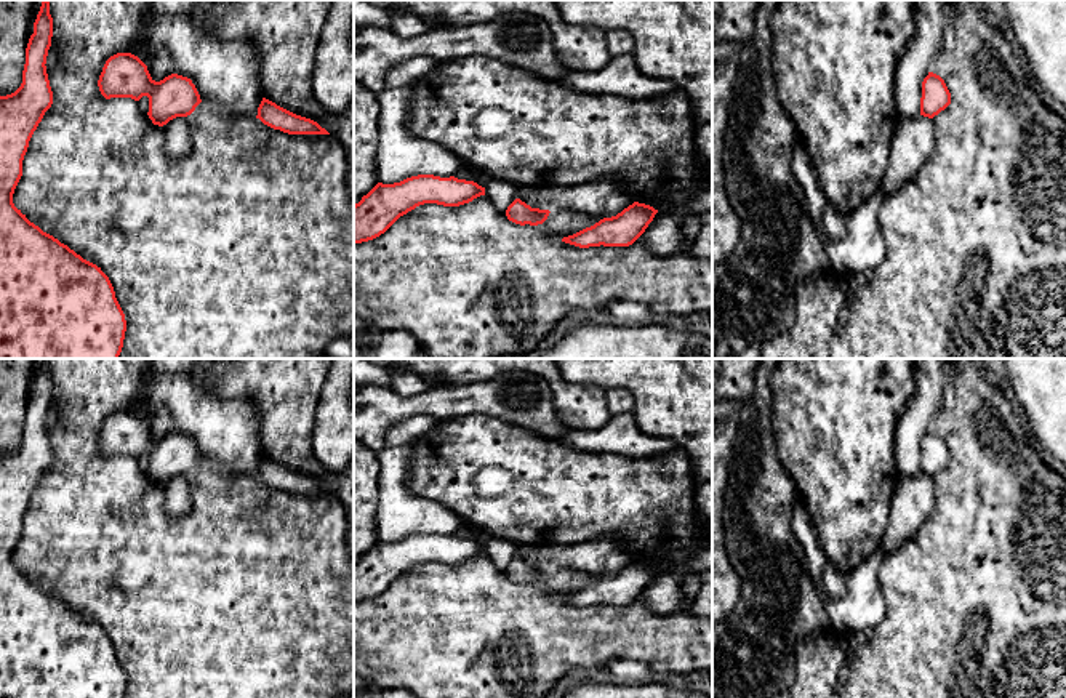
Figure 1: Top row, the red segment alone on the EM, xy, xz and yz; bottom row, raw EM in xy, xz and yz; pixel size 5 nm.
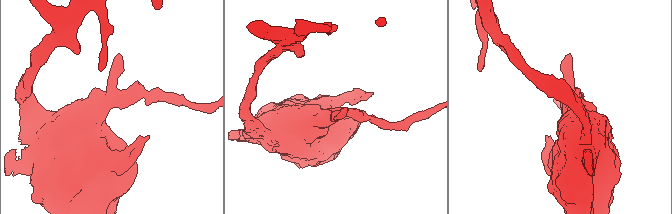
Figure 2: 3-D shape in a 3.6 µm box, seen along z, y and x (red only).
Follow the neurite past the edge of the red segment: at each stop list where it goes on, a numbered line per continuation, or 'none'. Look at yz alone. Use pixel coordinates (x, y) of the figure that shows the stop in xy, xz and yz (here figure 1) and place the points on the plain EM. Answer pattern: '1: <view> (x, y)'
none

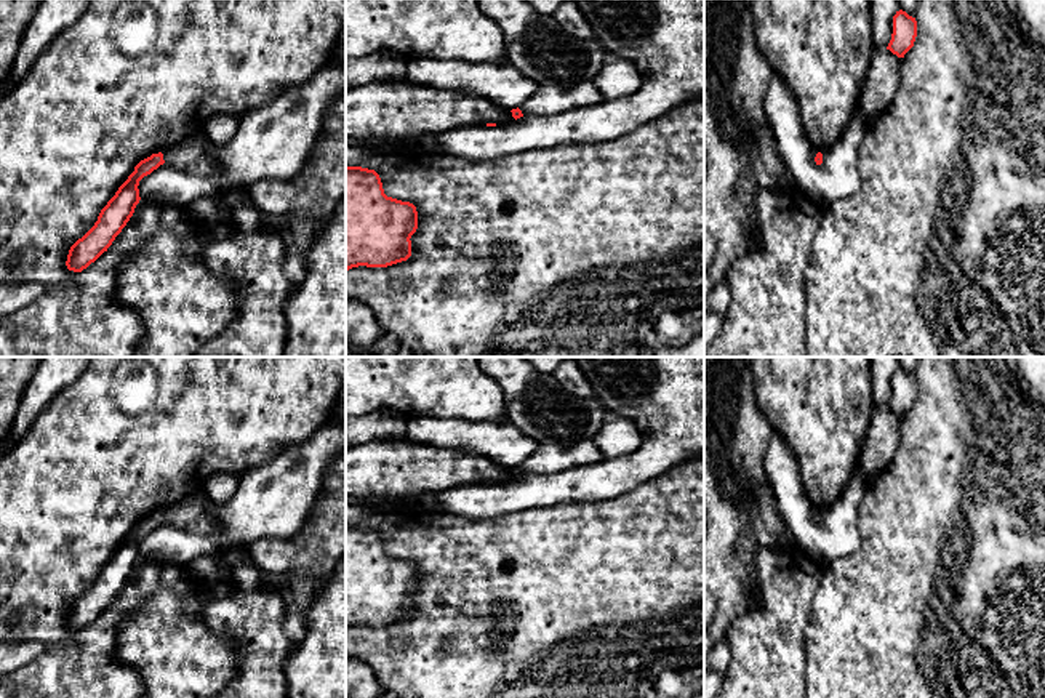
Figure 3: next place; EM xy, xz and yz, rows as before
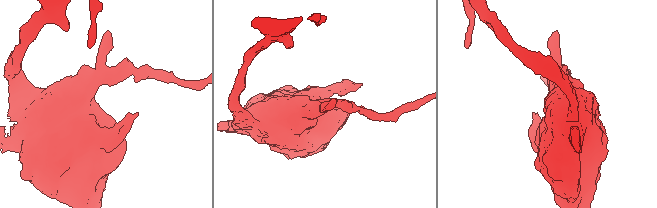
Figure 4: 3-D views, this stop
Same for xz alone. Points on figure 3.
1: xz (546, 458)

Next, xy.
1: xy (192, 514)

